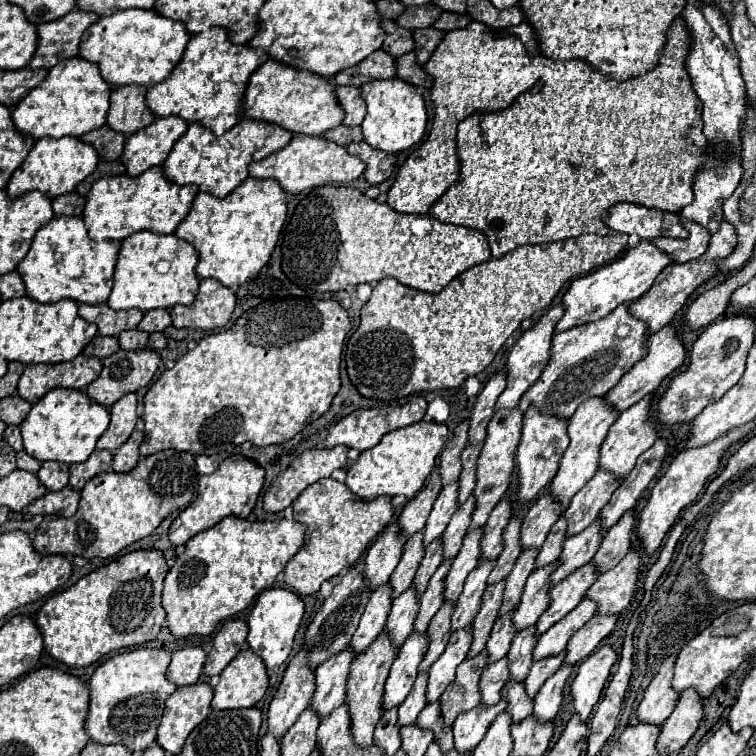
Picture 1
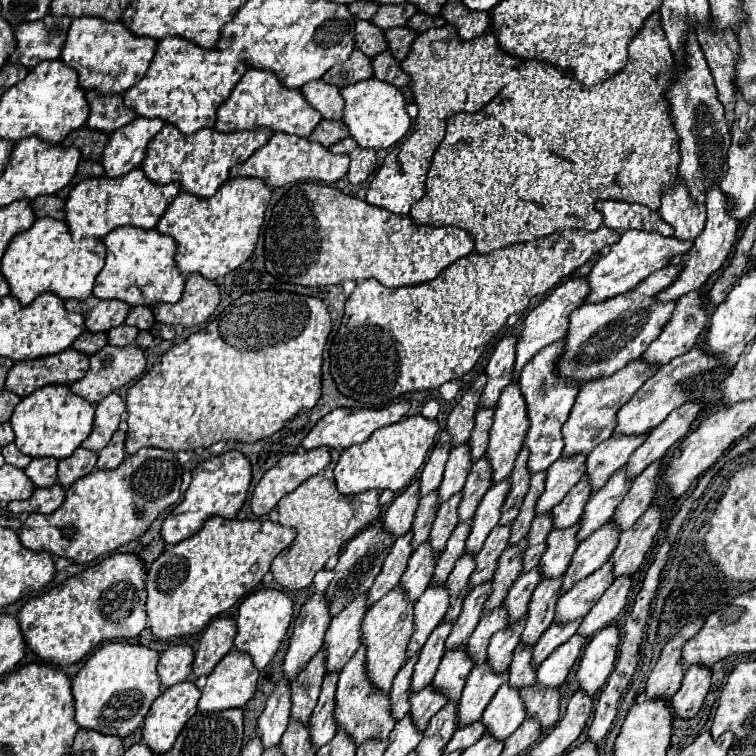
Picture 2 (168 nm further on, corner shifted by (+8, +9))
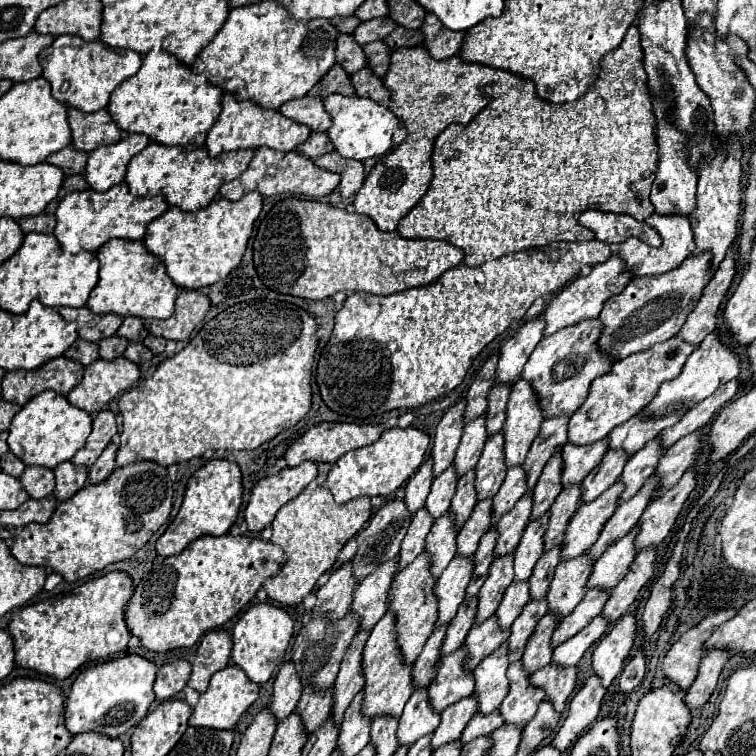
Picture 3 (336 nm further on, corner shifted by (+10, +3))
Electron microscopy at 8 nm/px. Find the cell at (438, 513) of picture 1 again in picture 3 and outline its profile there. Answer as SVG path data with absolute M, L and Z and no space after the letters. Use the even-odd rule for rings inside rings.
M481 414L473 422L467 422L467 426L463 430L461 444L459 444L457 456L455 456L455 468L457 468L459 476L463 476L467 470L471 470L477 464L485 440L487 440L485 414Z

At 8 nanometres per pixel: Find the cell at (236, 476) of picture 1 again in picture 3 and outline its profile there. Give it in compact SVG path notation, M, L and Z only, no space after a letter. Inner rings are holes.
M211 460L199 468L187 482L183 504L169 524L169 528L157 540L157 554L167 558L183 552L189 542L201 536L223 536L235 524L241 508L241 470L231 460Z

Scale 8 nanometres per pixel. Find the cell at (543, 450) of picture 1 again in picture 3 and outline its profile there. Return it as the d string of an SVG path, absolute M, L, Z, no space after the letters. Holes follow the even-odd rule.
M599 318L577 322L577 326L569 326L565 330L559 330L557 334L543 336L543 340L529 356L521 378L531 382L531 386L539 394L541 408L547 418L561 414L571 416L585 402L591 382L599 376L605 376L609 372L609 366L617 362L617 358L609 358L609 354L599 350L597 342L601 332L603 324Z

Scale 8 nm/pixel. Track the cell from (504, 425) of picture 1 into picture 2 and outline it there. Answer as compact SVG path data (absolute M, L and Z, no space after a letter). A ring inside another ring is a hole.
M513 382L507 388L503 388L503 392L501 392L499 402L495 406L495 414L493 414L493 426L489 430L489 446L487 446L485 456L489 458L491 468L493 468L493 484L505 480L511 474L513 462L521 450L521 442L525 438L527 428L529 428L529 420L525 414L525 400L519 390L519 384Z

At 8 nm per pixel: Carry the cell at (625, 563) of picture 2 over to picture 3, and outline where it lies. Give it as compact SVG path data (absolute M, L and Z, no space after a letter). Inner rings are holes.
M689 468L673 488L669 488L667 492L661 494L661 498L655 498L649 504L649 508L643 512L639 520L641 530L635 538L637 550L653 544L661 544L665 540L665 536L675 526L675 520L683 510L683 504L687 502L689 494L695 490L697 484L695 476L697 476L695 468Z

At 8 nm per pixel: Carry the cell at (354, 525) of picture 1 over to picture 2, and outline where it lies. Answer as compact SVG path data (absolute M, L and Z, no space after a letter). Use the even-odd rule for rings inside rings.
M321 474L311 476L297 490L283 496L277 508L279 508L279 524L297 530L297 536L289 546L289 550L279 554L271 564L273 578L287 590L307 588L315 572L319 572L331 556L337 556L345 542L349 542L365 526L375 522L381 514L377 490L367 490L357 496L343 496L337 492L335 480Z

